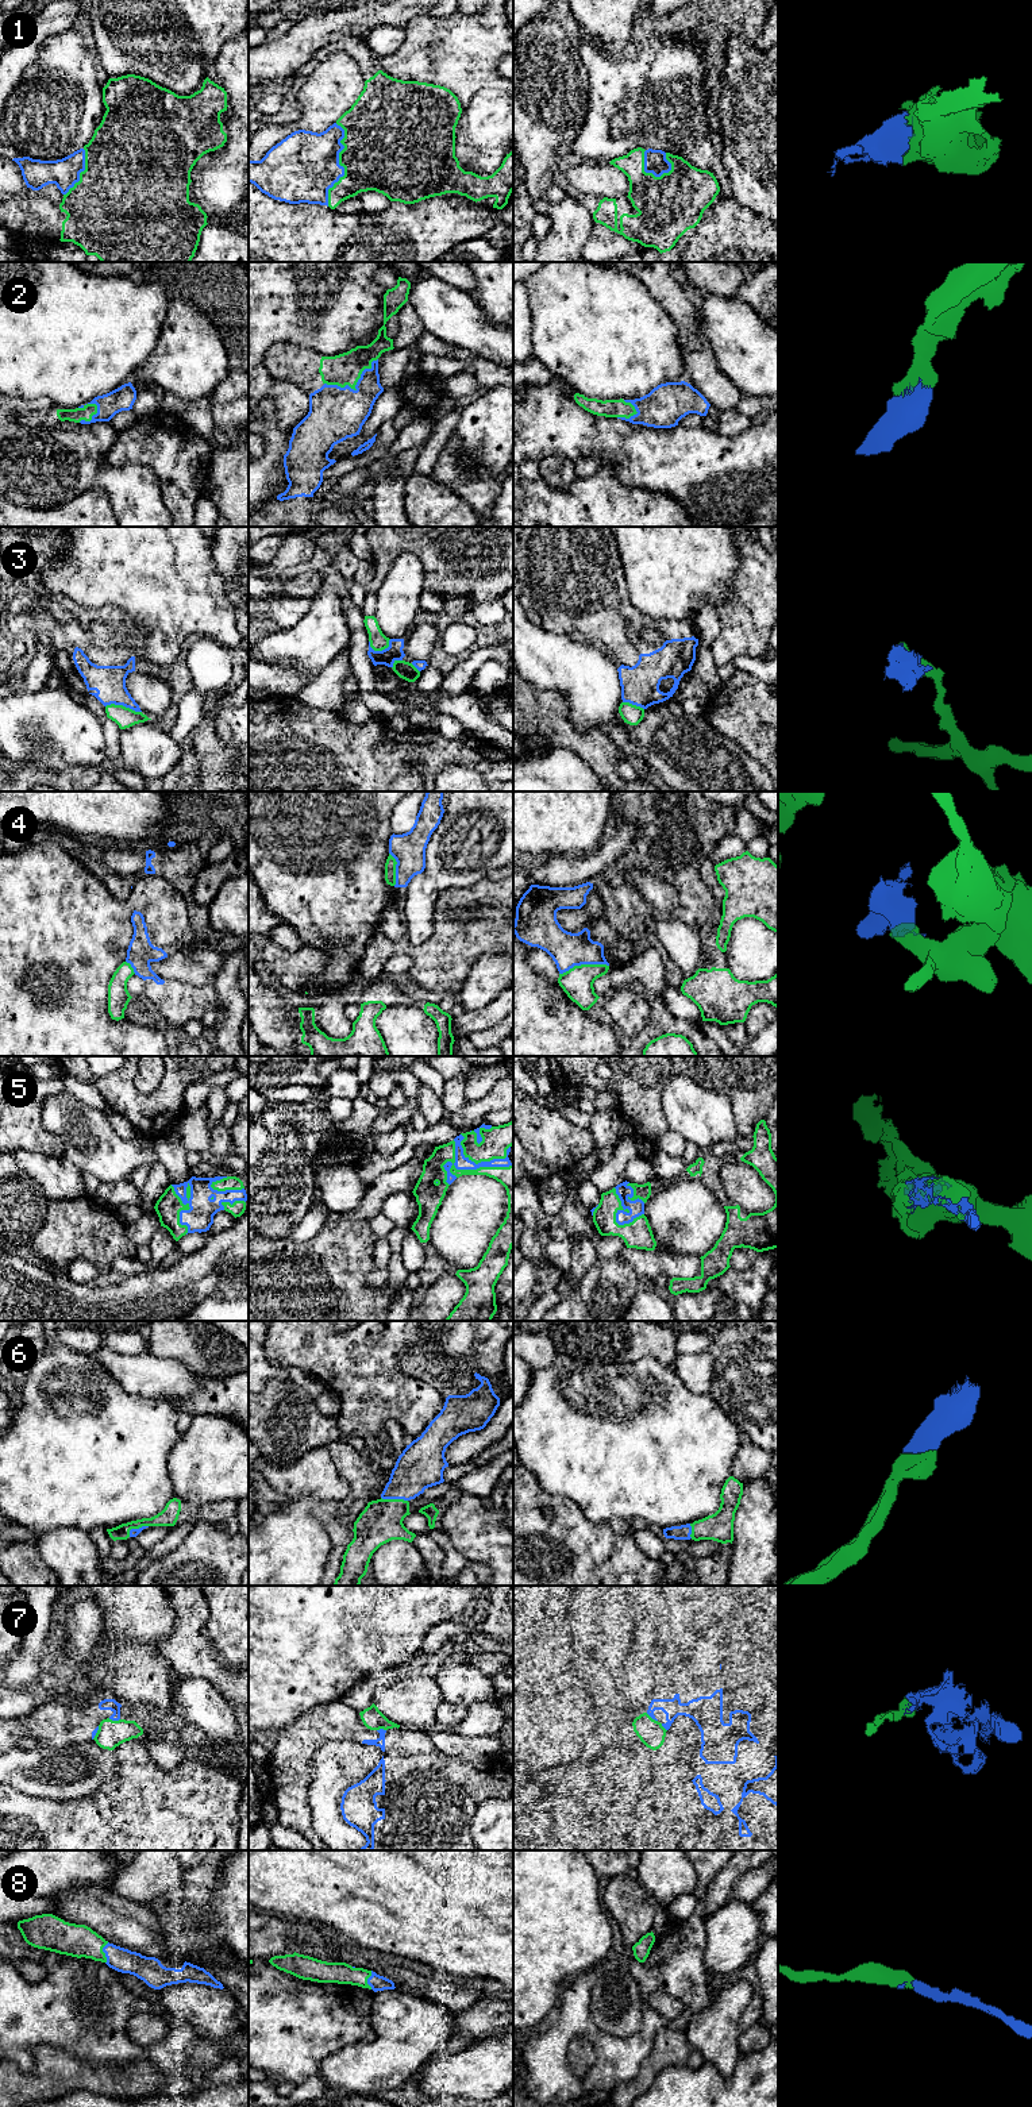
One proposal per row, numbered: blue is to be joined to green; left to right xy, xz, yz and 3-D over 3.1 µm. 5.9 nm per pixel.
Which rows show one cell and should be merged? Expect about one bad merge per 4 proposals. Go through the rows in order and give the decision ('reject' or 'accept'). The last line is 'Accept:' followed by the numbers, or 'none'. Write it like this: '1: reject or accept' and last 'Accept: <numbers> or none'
1: accept
2: accept
3: reject
4: reject
5: accept
6: accept
7: reject
8: accept
Accept: 1, 2, 5, 6, 8

